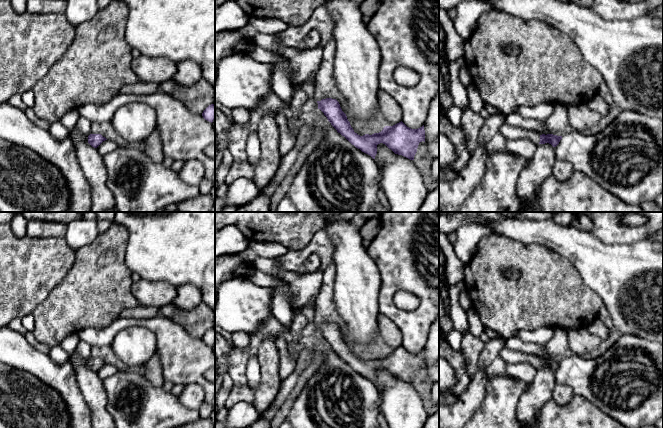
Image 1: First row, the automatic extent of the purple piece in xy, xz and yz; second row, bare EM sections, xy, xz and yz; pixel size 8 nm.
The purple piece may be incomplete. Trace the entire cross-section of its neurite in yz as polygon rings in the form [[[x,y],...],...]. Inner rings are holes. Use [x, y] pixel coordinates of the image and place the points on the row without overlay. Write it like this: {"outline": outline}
{"outline": [[[502,348],[499,352],[499,356],[506,362],[510,364],[517,364],[517,363],[529,363],[534,368],[545,368],[549,367],[553,371],[556,371],[562,360],[557,360],[553,358],[542,358],[540,359],[536,355],[522,353],[520,351],[515,351],[509,348]]]}

